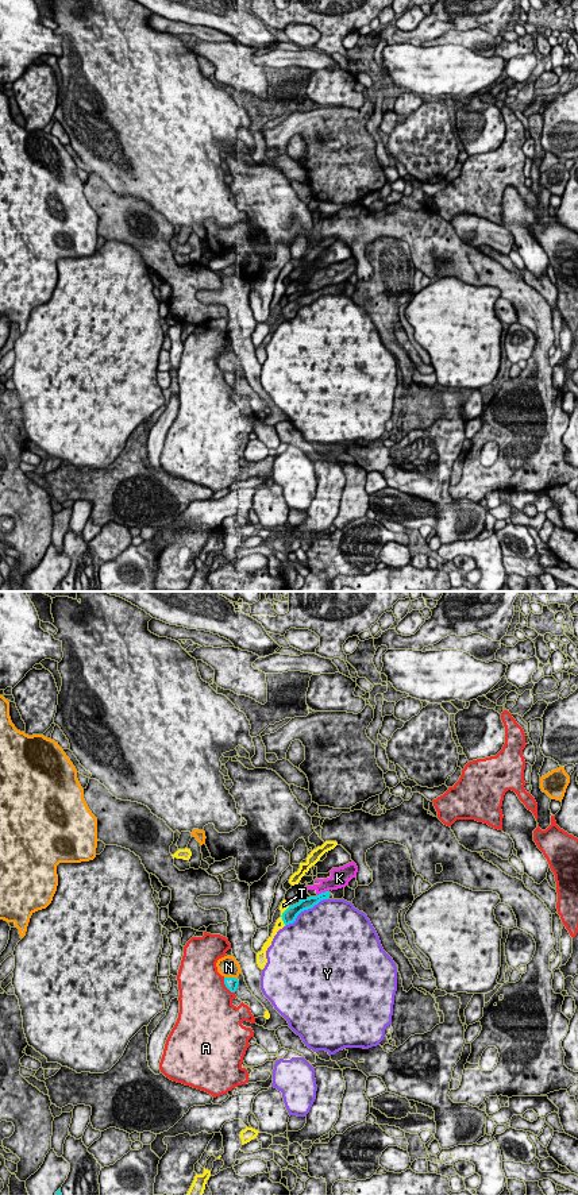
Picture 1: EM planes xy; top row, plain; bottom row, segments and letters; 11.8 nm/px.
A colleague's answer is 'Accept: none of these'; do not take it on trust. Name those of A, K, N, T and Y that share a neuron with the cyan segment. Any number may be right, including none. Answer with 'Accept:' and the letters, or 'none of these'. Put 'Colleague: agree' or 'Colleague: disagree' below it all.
Accept: none of these
Colleague: agree

